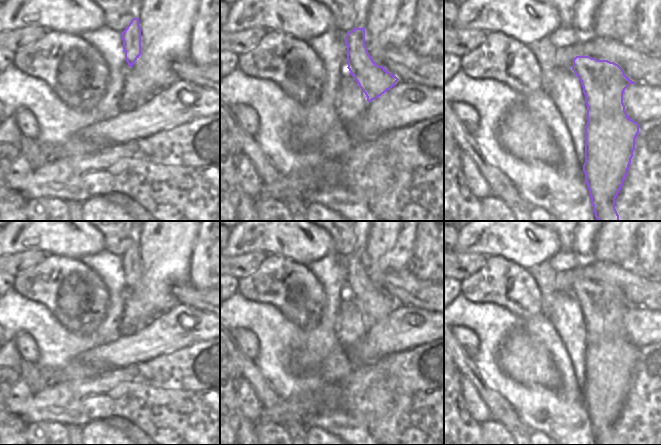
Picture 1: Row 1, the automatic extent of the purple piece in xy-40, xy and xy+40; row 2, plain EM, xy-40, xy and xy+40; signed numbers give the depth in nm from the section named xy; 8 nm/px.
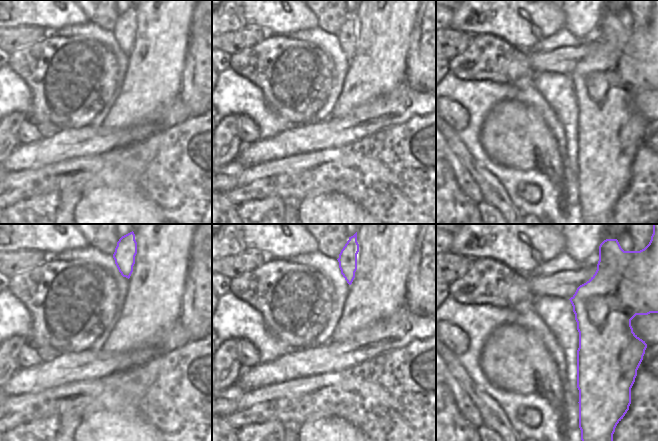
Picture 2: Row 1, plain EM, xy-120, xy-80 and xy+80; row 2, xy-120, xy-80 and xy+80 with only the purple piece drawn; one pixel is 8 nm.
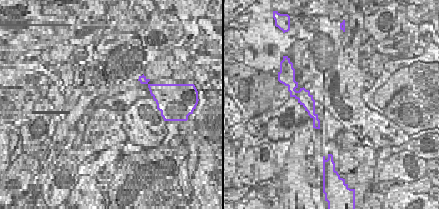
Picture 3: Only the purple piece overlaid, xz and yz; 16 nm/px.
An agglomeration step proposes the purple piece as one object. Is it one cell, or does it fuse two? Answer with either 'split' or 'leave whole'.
leave whole

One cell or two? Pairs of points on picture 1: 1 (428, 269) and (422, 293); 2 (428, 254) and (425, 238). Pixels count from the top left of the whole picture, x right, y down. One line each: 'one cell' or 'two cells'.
1: two cells
2: one cell

